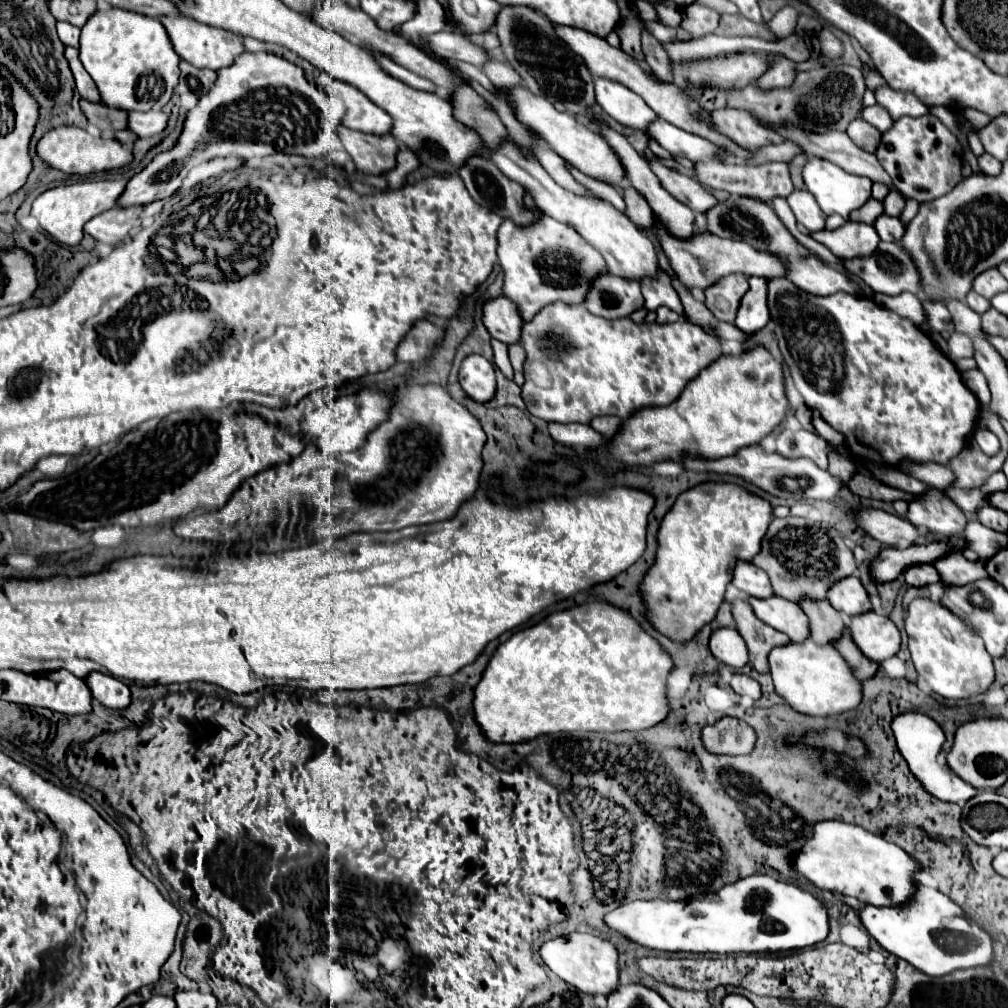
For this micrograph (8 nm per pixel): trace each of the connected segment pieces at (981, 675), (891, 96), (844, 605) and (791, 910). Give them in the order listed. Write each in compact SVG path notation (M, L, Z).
M915 598L907 608L905 630L909 636L909 652L919 680L935 694L951 700L971 698L985 692L993 678L993 658L989 656L977 630L969 628L961 616L953 616L941 602Z
M881 86L875 90L875 98L877 98L877 104L883 106L891 116L893 120L901 118L901 116L923 116L929 112L929 108L917 100L915 96L907 94L907 92L897 92L889 86Z
M847 576L845 580L837 580L837 584L833 584L833 590L829 588L827 600L835 610L847 616L857 616L871 610L867 590L863 588L857 576Z
M755 874L741 878L733 884L723 886L717 892L707 892L701 896L691 896L689 900L635 900L629 904L623 904L609 912L605 916L605 924L627 936L629 940L655 948L655 950L667 950L667 952L693 952L693 954L733 954L733 952L781 952L781 950L797 950L813 946L827 938L829 924L827 924L827 910L825 906L813 898L809 892L775 880L765 874Z

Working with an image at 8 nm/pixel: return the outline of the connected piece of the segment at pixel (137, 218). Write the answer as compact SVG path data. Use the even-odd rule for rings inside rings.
M143 206L137 208L111 208L95 218L91 218L85 224L85 232L91 234L95 240L115 246L125 240L125 236L131 234L133 228L141 228L143 218L147 216L147 210Z

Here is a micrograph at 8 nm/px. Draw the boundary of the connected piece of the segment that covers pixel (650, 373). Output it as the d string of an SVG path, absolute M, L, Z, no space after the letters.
M553 302L545 306L531 322L523 324L521 344L527 352L523 372L523 400L527 410L545 422L581 422L589 424L591 418L613 414L627 418L633 410L649 406L667 406L683 392L685 384L693 380L705 366L723 356L719 340L709 336L701 326L687 320L673 324L659 322L633 322L631 316L623 320L605 320L593 316L585 304Z

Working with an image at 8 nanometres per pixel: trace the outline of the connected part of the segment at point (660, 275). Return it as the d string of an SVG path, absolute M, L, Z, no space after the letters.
M661 266L657 270L657 280L641 280L641 292L643 292L643 298L645 298L647 310L657 310L659 306L669 306L681 318L685 318L681 298L671 284L671 276Z

